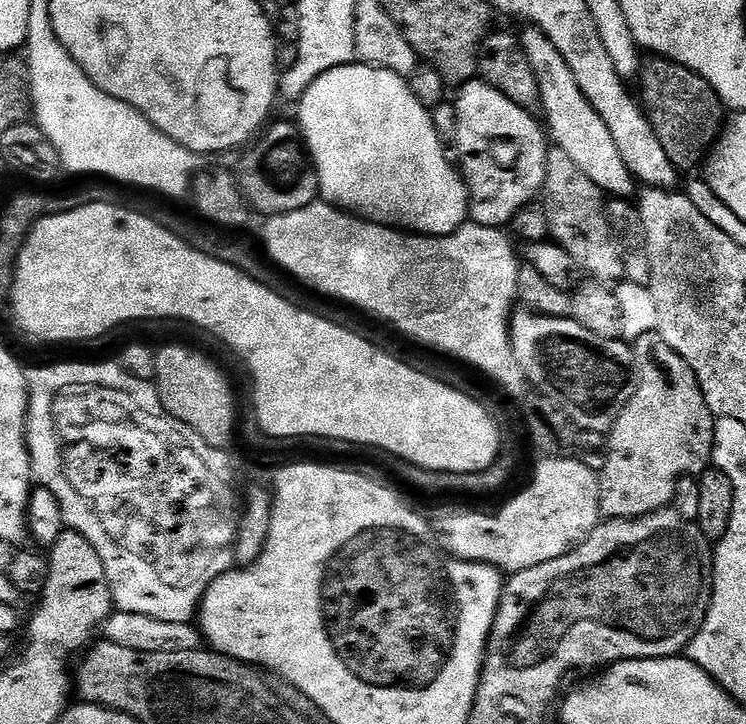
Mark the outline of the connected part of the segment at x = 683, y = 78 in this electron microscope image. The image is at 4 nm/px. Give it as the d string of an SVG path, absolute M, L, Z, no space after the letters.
M652 58L649 64L647 61L641 67L639 84L638 100L642 111L652 123L654 134L658 142L662 142L672 165L677 170L692 168L696 163L699 165L705 159L706 150L716 143L726 120L726 109L710 82L670 59Z

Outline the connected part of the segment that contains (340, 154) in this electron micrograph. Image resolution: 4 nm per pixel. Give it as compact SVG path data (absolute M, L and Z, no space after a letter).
M353 62L343 64L326 74L322 74L308 87L304 95L298 101L300 107L300 132L304 135L304 140L308 143L310 163L316 173L316 180L320 183L319 199L323 203L330 204L334 208L340 209L354 216L359 216L361 220L368 220L371 224L384 224L387 228L399 228L409 234L419 234L421 236L445 236L454 234L469 219L468 215L468 188L465 186L461 173L448 161L448 156L444 153L445 141L438 138L438 130L434 130L432 112L425 108L419 98L411 90L409 81L385 68L373 68L370 64Z

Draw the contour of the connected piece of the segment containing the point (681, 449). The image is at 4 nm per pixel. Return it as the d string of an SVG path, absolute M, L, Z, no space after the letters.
M655 330L631 341L630 347L634 387L607 433L607 460L604 468L598 472L600 515L609 520L635 520L637 516L669 507L677 480L681 476L699 477L712 464L717 417L706 406L694 370L690 370L690 366L678 353L670 350L668 343Z

